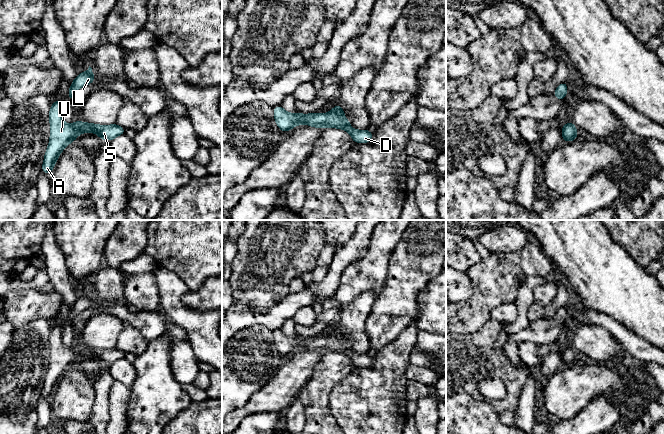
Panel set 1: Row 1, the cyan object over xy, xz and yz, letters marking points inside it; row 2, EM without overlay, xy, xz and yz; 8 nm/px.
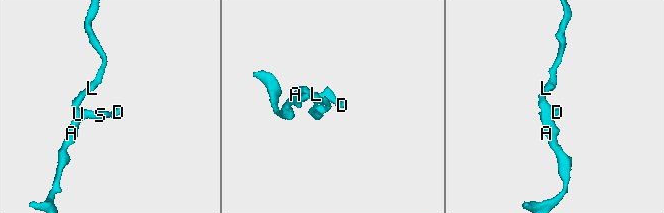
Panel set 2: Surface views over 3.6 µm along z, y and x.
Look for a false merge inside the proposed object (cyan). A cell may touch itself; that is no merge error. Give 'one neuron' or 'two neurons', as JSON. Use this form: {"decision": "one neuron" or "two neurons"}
{"decision": "one neuron"}

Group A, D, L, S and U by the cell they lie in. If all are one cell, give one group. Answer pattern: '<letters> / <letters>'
A D L S U

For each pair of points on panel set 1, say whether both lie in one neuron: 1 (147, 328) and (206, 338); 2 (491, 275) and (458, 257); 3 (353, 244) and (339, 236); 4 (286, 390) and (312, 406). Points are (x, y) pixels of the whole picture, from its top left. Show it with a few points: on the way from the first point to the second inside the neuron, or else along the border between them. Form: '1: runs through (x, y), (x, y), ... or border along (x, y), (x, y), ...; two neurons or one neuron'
1: border along (160, 310), (169, 322); two neurons
2: border along (481, 259), (464, 272); two neurons
3: border along (356, 230), (353, 236), (335, 254); two neurons
4: border along (311, 377), (295, 398); two neurons

